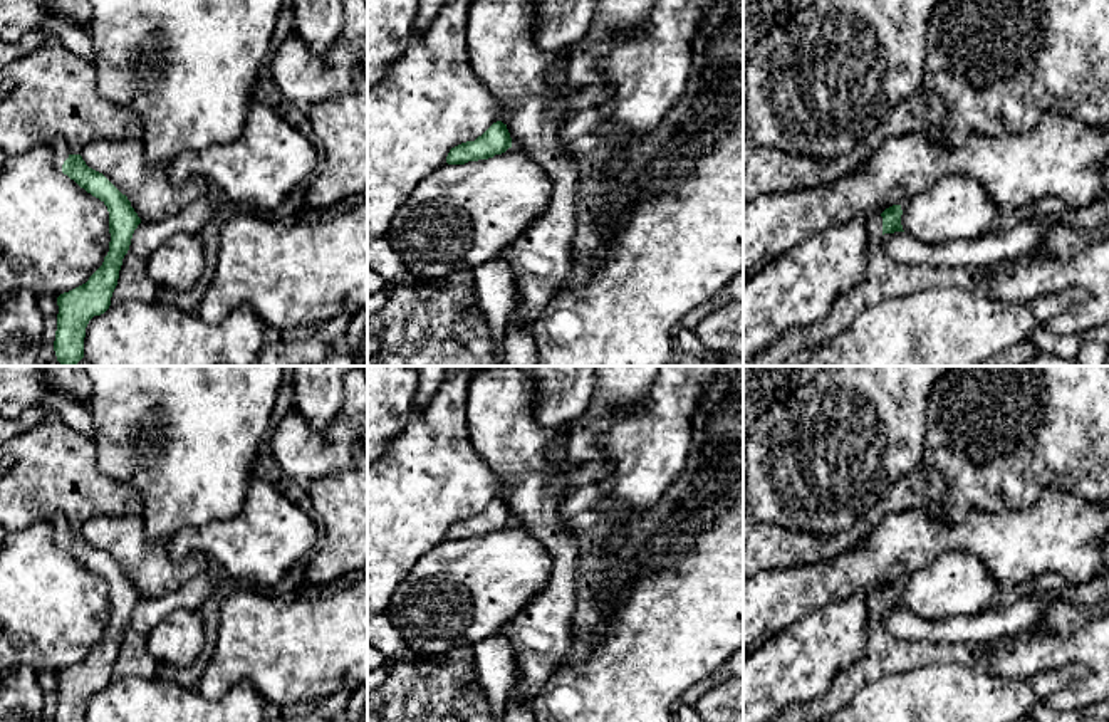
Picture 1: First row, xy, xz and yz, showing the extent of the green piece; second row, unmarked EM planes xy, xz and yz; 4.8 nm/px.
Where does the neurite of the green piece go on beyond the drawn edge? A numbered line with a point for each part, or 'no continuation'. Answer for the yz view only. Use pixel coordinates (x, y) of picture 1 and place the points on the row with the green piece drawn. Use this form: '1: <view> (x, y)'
no continuation

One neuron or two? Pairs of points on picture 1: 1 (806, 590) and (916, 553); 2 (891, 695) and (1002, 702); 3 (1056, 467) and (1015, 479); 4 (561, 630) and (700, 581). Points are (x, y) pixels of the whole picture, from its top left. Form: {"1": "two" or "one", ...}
{"1": "one", "2": "one", "3": "one", "4": "two"}

